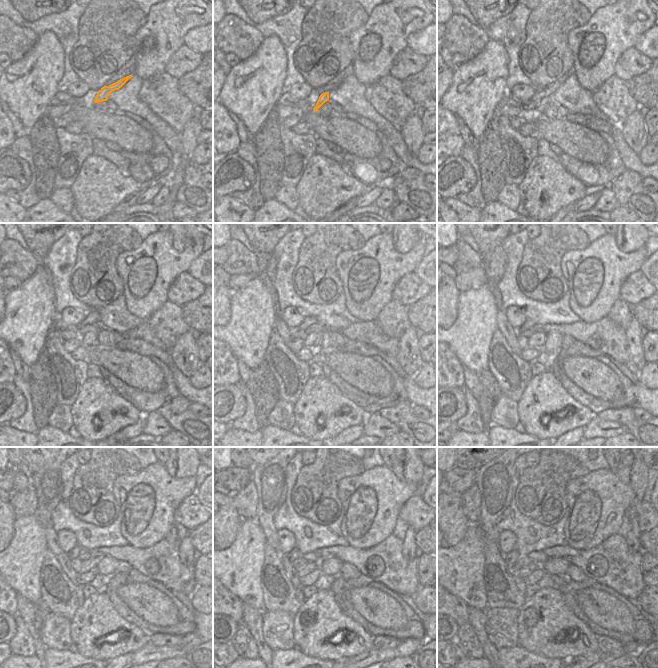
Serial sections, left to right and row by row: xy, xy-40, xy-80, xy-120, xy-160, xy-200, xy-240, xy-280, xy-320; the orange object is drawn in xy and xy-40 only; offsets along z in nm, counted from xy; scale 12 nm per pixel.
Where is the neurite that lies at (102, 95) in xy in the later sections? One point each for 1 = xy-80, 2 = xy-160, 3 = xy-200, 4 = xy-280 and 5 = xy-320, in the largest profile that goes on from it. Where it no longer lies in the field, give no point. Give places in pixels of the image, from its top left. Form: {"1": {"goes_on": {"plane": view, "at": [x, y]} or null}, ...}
{"1": {"goes_on": {"plane": "xy-80", "at": [546, 101]}}, "2": {"goes_on": {"plane": "xy-160", "at": [313, 340]}}, "3": {"goes_on": {"plane": "xy-200", "at": [537, 340]}}, "4": {"goes_on": {"plane": "xy-280", "at": [309, 566]}}, "5": {"goes_on": {"plane": "xy-320", "at": [523, 573]}}}

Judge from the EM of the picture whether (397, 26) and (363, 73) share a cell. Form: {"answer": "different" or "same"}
{"answer": "same"}

